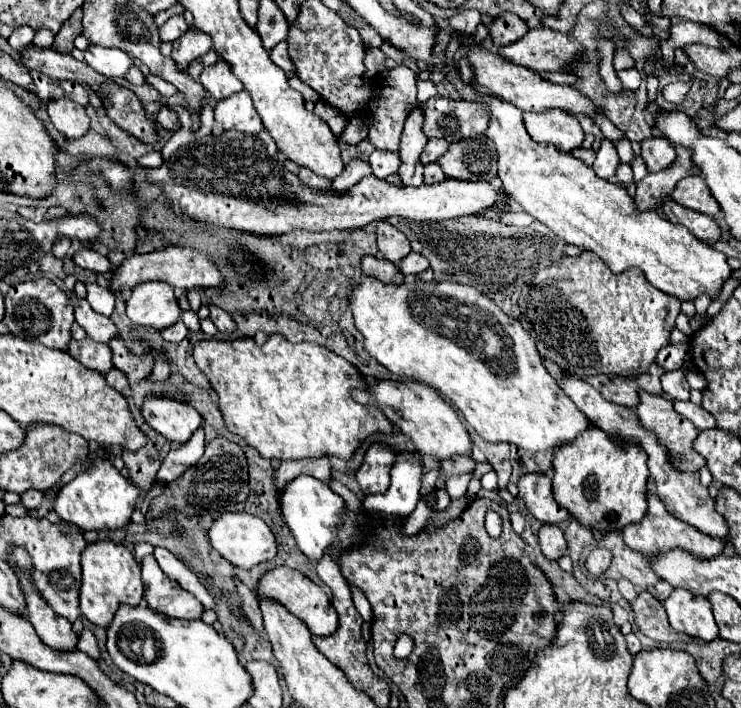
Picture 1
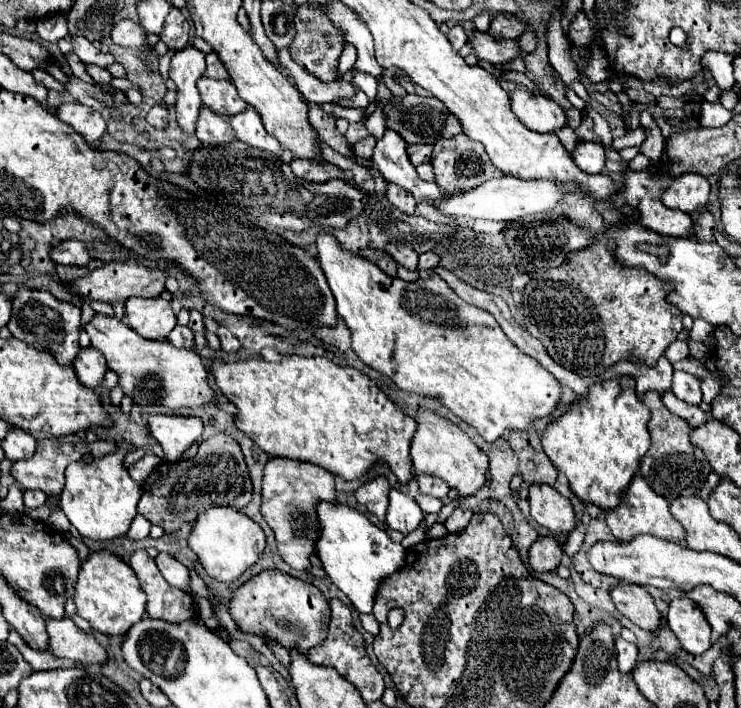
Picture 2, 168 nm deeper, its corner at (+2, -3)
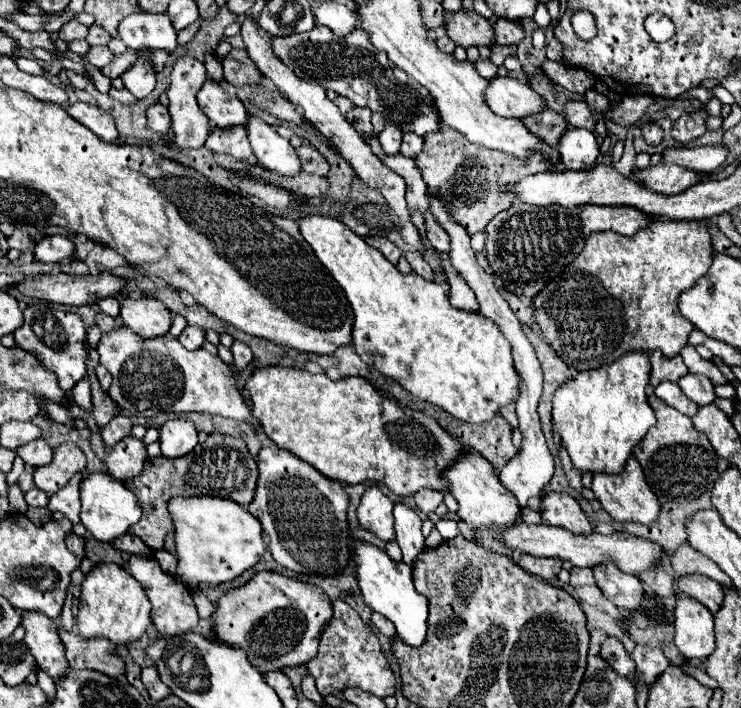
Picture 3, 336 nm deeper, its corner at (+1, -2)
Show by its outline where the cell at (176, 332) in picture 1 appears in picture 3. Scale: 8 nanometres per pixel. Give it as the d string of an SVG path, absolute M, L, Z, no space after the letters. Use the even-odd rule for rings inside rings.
M186 326L182 330L182 334L178 336L178 342L188 348L188 350L196 350L202 346L204 342L204 330L202 328L194 328L194 326Z

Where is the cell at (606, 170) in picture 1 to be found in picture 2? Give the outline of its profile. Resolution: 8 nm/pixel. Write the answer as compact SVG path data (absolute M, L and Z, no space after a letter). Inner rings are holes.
M577 141L577 147L571 151L575 165L585 173L601 173L605 165L605 149L595 141Z

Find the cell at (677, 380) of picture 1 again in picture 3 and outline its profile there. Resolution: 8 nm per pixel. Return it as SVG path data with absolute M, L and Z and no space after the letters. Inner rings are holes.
M686 374L682 376L682 380L678 380L678 386L682 388L682 392L696 404L700 406L706 406L706 404L712 404L714 402L714 386L712 382L702 376L702 374Z

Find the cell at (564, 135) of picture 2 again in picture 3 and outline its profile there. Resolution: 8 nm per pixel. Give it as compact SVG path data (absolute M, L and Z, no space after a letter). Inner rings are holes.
M544 110L542 114L526 116L522 120L524 120L524 124L528 126L530 132L534 132L536 136L540 136L544 142L548 142L554 148L558 146L558 140L562 138L562 132L568 130L564 116L556 114L554 110Z

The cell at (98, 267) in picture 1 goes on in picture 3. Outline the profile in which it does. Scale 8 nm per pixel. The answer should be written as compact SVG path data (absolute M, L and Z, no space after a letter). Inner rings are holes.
M46 236L42 242L36 244L34 256L40 262L64 262L74 258L74 242L66 236Z

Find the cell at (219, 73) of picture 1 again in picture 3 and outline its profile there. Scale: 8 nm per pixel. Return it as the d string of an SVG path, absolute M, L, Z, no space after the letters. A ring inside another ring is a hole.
M214 80L204 82L204 86L198 92L198 104L210 118L210 122L214 122L214 126L218 128L244 124L248 118L248 112L240 98L226 92L224 86Z

